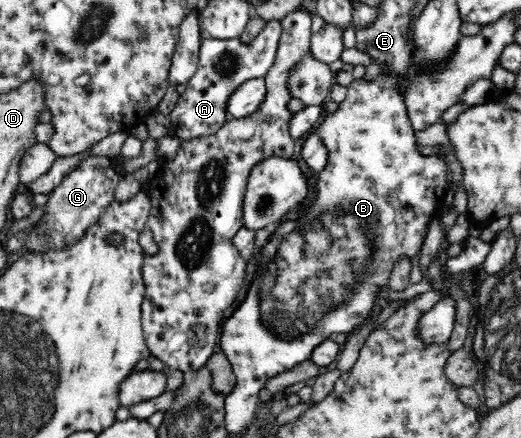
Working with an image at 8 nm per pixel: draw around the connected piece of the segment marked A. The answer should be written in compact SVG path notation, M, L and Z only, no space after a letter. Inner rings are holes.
M269 20L265 21L261 32L250 44L241 43L239 38L219 40L210 37L200 42L196 73L186 82L185 91L179 95L175 108L169 114L170 134L187 140L217 132L229 119L225 111L227 97L246 80L263 78L269 70L277 54L282 30L281 21Z

